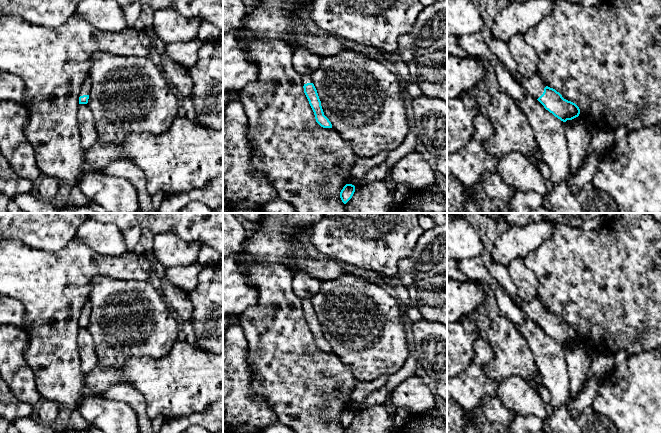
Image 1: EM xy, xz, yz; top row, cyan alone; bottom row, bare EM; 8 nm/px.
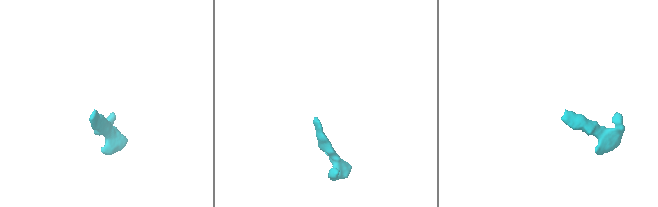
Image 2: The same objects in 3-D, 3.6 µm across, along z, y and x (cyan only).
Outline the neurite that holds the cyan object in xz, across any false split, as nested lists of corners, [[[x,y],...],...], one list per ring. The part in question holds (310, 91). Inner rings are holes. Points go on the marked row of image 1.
[[[310,74],[302,75],[301,79],[304,84],[304,86],[303,86],[304,93],[314,112],[316,122],[323,128],[332,128],[331,122],[324,115],[317,90],[316,90],[314,84],[312,83],[311,75]]]

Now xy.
[[[86,78],[81,86],[80,95],[79,95],[79,104],[87,104],[89,99],[89,94],[91,91],[91,80]]]

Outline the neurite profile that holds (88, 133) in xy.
[[[87,104],[79,105],[77,120],[81,136],[81,147],[84,153],[86,153],[86,151],[93,146],[98,138],[95,124],[93,122],[93,114]]]

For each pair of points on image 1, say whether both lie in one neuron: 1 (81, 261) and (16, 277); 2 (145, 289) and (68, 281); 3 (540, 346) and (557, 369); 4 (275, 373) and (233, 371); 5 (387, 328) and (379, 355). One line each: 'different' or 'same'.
1: same
2: different
3: same
4: different
5: same

